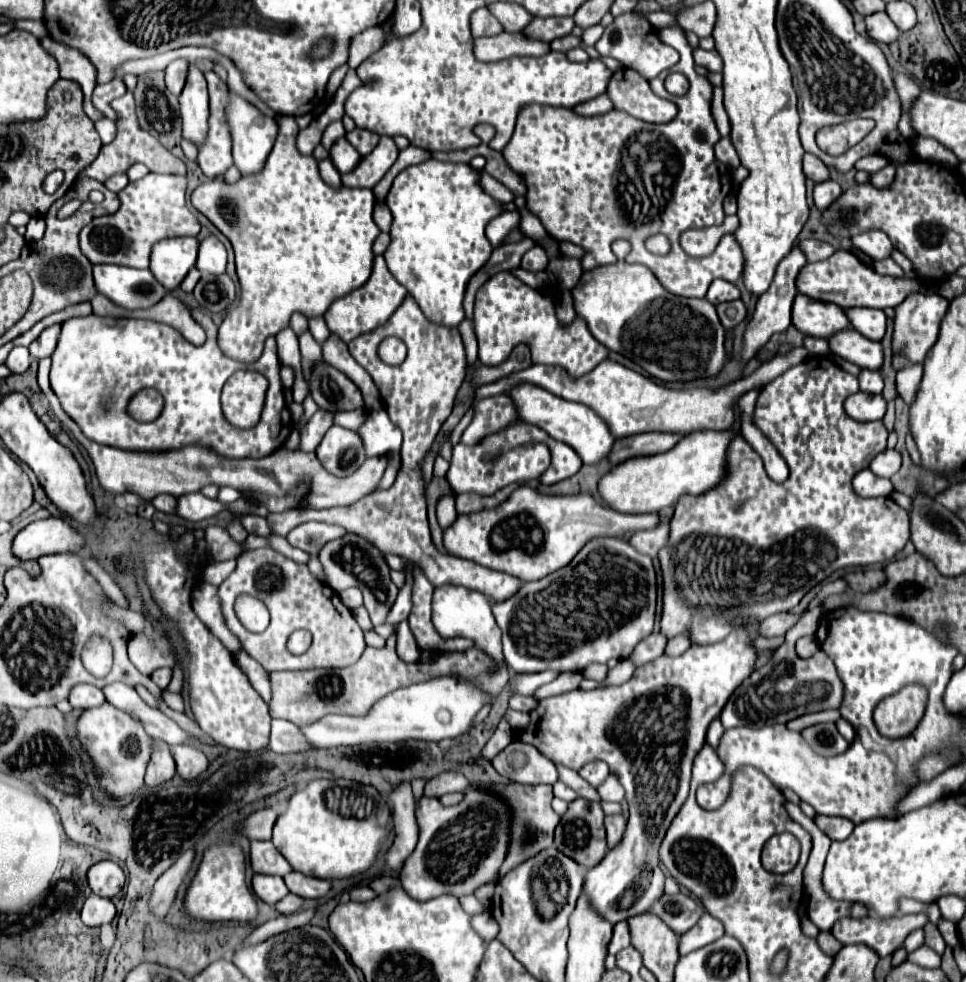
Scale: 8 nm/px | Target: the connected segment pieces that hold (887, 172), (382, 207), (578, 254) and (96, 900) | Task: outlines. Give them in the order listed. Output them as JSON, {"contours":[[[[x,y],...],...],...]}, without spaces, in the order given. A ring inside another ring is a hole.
{"contours":[[[[888,164],[886,168],[872,174],[870,184],[876,186],[876,188],[886,188],[886,186],[890,186],[894,182],[894,174],[896,174],[896,168],[892,164]]],[[[376,204],[374,206],[374,222],[378,224],[378,228],[382,232],[388,232],[390,230],[390,224],[392,224],[392,214],[388,210],[386,204]]],[[[561,242],[559,248],[562,254],[573,257],[573,258],[582,258],[584,256],[584,249],[581,246],[572,244],[570,242]]],[[[90,894],[82,906],[82,922],[92,928],[110,924],[114,916],[116,916],[116,908],[110,898],[100,898],[96,894]]]]}

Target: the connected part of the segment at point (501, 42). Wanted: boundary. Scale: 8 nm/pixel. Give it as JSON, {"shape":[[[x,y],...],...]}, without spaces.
{"shape":[[[502,32],[498,36],[474,40],[474,56],[480,62],[500,62],[512,56],[544,56],[548,50],[548,42],[530,38],[524,32]]]}

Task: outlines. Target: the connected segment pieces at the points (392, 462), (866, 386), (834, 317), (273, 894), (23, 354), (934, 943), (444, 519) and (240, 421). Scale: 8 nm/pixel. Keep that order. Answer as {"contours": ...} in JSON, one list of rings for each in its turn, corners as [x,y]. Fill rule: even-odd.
{"contours":[[[[396,452],[396,454],[388,456],[388,466],[386,466],[384,478],[382,478],[382,482],[380,482],[380,488],[382,488],[382,490],[384,490],[384,488],[390,488],[390,486],[394,484],[398,470],[400,470],[400,456],[398,456],[398,452]]],[[[862,370],[860,376],[860,390],[862,392],[870,392],[870,394],[880,394],[884,388],[884,378],[880,372],[876,370]]],[[[798,294],[798,298],[794,298],[792,324],[804,336],[814,338],[830,338],[832,334],[850,328],[850,320],[844,308],[838,304],[808,298],[806,294]]],[[[256,874],[252,878],[252,888],[254,888],[256,896],[260,900],[264,900],[266,904],[276,904],[278,900],[282,900],[288,894],[288,888],[280,876]]],[[[16,346],[16,348],[8,354],[6,366],[8,366],[14,374],[22,374],[22,372],[28,370],[30,360],[32,360],[32,356],[30,356],[28,348],[24,348],[24,346]]],[[[928,922],[924,927],[924,935],[925,944],[942,956],[946,947],[946,943],[937,926],[931,922]]],[[[444,496],[441,498],[436,507],[437,520],[443,530],[448,528],[450,524],[454,524],[454,520],[458,518],[456,510],[454,510],[454,498],[452,496]]],[[[250,370],[236,372],[222,390],[222,412],[226,420],[240,428],[254,428],[260,422],[260,414],[266,400],[268,380]]]]}

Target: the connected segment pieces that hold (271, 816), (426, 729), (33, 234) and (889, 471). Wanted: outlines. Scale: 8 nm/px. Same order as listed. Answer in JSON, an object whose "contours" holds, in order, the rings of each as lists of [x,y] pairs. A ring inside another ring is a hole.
{"contours":[[[[272,808],[258,810],[258,812],[254,812],[252,816],[246,818],[244,834],[250,840],[270,840],[274,822],[276,822],[276,812]]],[[[440,676],[428,682],[398,688],[374,704],[374,708],[362,716],[338,716],[330,714],[314,724],[302,726],[300,732],[308,744],[316,748],[330,746],[354,746],[364,742],[396,742],[396,740],[444,740],[466,734],[474,726],[474,718],[480,708],[490,702],[484,692],[478,692],[470,682],[456,680],[454,676]]],[[[32,218],[32,220],[28,222],[28,226],[26,226],[26,234],[24,234],[24,238],[26,238],[28,242],[40,240],[40,238],[44,236],[44,228],[46,228],[44,218]]],[[[884,450],[880,452],[872,462],[870,462],[870,470],[876,474],[876,476],[882,476],[882,478],[890,478],[892,474],[898,472],[900,468],[900,454],[896,450]]]]}

